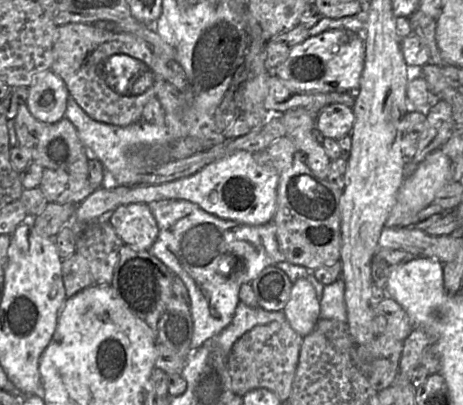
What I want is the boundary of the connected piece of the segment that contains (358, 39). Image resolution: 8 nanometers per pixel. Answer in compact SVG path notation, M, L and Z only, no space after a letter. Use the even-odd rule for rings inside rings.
M332 29L310 37L294 47L273 74L302 92L357 92L364 65L364 39L356 32Z

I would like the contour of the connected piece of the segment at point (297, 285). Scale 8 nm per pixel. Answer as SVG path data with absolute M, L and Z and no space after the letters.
M307 277L300 278L292 284L290 299L283 313L291 328L302 337L315 330L320 319L320 303Z

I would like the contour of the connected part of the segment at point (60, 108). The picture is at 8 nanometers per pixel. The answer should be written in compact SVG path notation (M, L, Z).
M48 69L35 76L26 105L37 120L56 123L65 115L69 95L65 82Z

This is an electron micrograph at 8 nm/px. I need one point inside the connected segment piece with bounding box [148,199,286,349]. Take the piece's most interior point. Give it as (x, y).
(213, 257)

